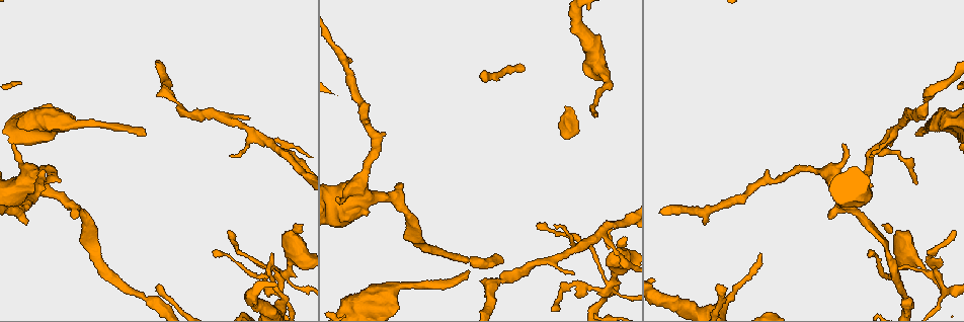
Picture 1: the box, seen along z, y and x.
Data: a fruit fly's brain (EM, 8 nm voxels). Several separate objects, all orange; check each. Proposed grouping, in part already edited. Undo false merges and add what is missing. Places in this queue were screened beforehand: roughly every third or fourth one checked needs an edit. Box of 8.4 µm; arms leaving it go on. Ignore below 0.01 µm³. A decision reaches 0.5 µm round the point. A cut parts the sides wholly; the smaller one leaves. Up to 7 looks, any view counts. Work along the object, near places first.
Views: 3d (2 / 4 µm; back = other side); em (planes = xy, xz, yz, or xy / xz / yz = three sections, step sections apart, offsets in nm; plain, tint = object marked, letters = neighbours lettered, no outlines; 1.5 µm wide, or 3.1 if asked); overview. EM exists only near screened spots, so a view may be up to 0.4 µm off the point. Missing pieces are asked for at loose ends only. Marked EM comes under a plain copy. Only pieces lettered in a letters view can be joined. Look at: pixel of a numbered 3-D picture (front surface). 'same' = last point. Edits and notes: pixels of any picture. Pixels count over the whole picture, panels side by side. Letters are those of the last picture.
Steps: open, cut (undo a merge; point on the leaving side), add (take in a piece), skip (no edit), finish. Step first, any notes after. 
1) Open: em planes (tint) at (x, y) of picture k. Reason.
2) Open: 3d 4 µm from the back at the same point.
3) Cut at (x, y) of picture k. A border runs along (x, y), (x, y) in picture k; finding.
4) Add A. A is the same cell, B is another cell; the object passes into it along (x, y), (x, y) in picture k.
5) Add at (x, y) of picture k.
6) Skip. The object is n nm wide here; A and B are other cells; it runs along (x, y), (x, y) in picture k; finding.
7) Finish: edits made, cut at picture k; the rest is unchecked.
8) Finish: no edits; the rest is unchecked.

Open: 3d 4 µm from the back at (829, 217) of picture 1. An open end.

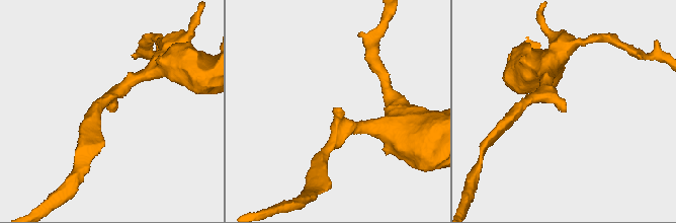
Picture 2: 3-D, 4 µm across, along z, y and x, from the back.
Open: em planes (letters) at (340, 109) of picture 2. The arms are 220, 220 nm wide; need the tissue.

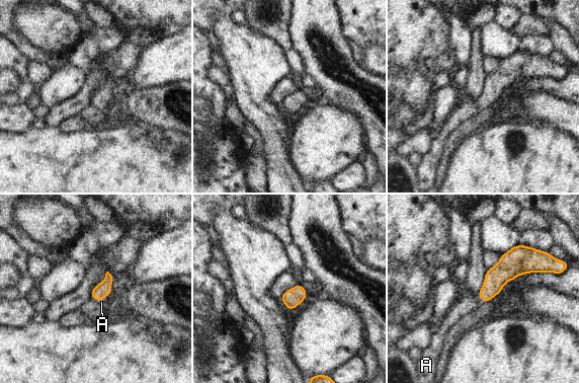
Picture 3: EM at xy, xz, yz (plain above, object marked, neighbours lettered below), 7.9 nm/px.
Add A. The longest contact is with A, 140 nm; A is the same cell; it goes on there.

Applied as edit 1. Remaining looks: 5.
Open: 3d 4 µm at (600, 235) of picture 1. A fork.

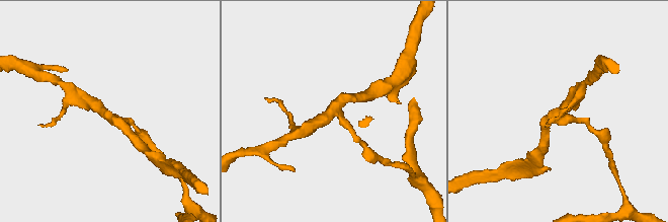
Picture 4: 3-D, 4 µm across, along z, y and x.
Open: em xy step 8 (tint) at (336, 110) of picture 4. 3 arms meet here; now the EM.

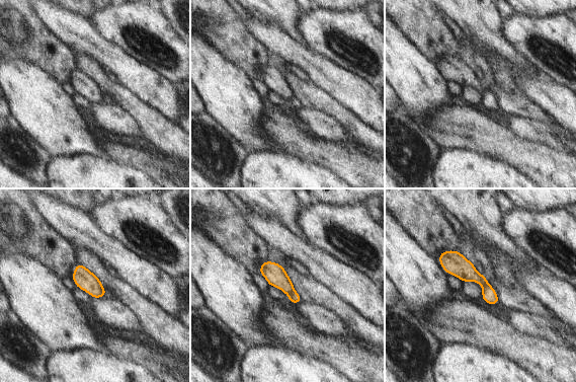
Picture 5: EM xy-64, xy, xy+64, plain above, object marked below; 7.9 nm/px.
Open: em planes (letters) at the same point. Cut it another way.

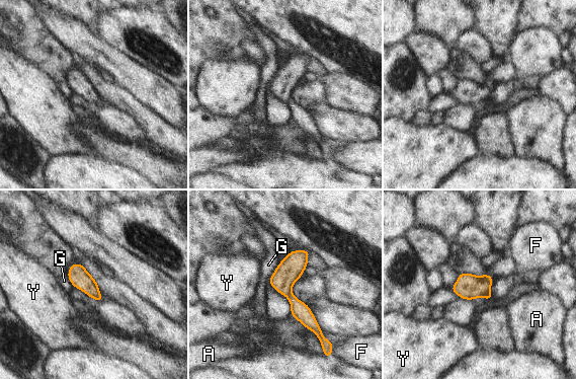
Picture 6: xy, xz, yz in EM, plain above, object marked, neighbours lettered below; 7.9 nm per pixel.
Cut at (488, 296) of picture 6. A, F, G and Y are other cells; the part that leaves runs along (291, 297), (320, 336) in picture 6; a second neuron is stuck on.

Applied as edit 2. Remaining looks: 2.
Finish: edits made, add at picture 3, cut at picture 6; the rest is unchecked.

